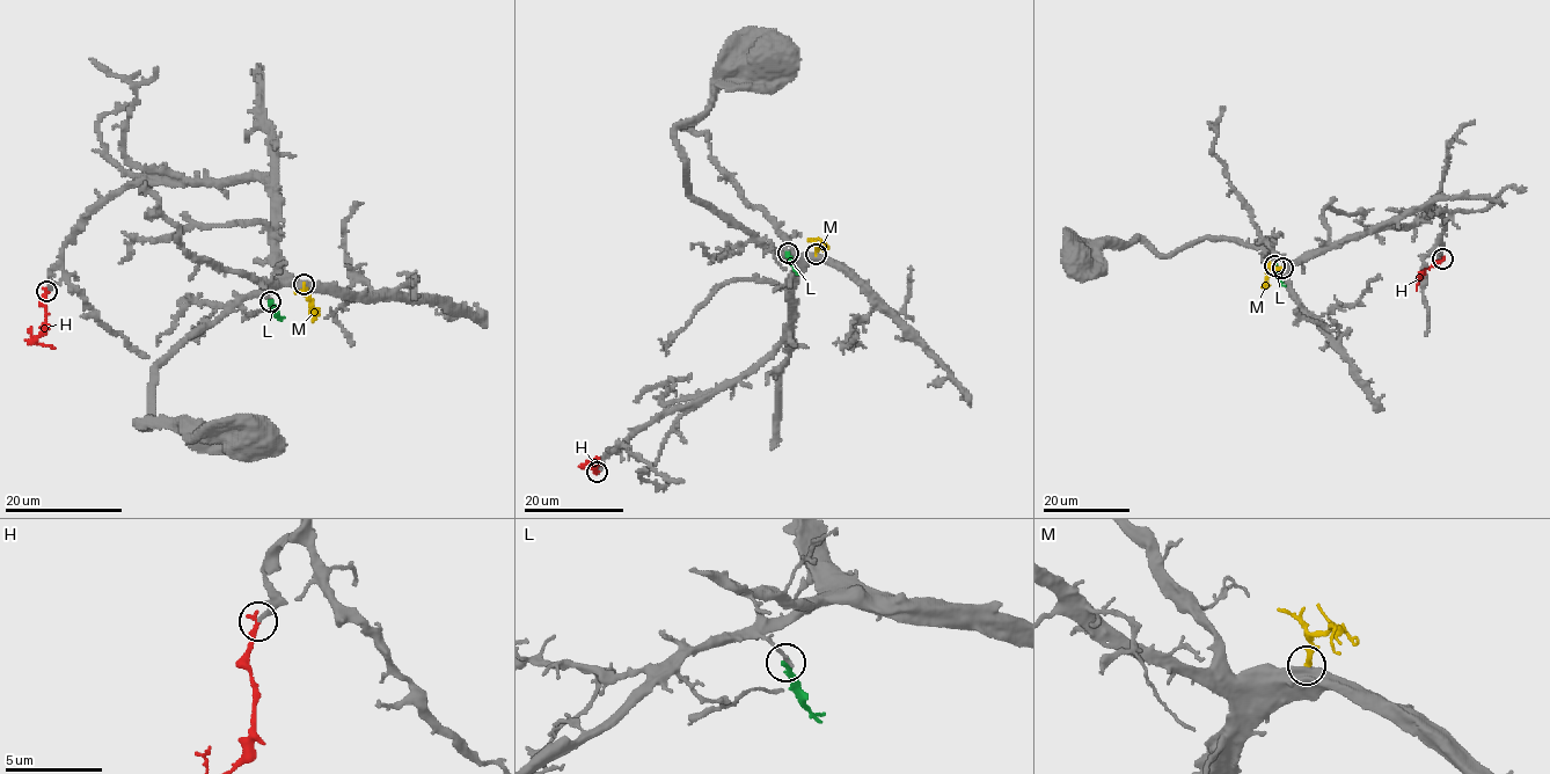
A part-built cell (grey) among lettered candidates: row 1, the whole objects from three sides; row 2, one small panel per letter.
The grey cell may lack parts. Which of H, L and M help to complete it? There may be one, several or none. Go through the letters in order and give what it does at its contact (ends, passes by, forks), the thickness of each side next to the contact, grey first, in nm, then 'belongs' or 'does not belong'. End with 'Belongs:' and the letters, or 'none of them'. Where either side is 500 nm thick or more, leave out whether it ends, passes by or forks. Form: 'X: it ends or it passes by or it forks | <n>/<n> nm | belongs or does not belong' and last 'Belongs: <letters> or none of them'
H: it ends | 240/240 nm | belongs
L: it ends | 170/320 nm | does not belong
M: 700/280 nm | does not belong
Belongs: H

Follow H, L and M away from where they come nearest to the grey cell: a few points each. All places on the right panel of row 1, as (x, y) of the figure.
H: (1442, 258), (1423, 271), (1417, 291)
L: (1274, 265), (1285, 286)
M: (1282, 268), (1274, 269), (1264, 290)

